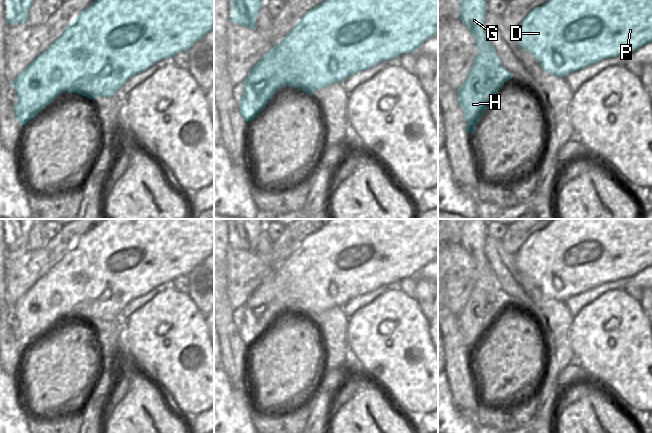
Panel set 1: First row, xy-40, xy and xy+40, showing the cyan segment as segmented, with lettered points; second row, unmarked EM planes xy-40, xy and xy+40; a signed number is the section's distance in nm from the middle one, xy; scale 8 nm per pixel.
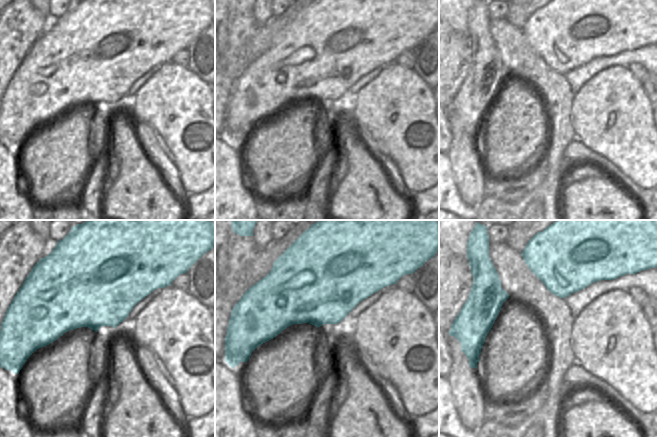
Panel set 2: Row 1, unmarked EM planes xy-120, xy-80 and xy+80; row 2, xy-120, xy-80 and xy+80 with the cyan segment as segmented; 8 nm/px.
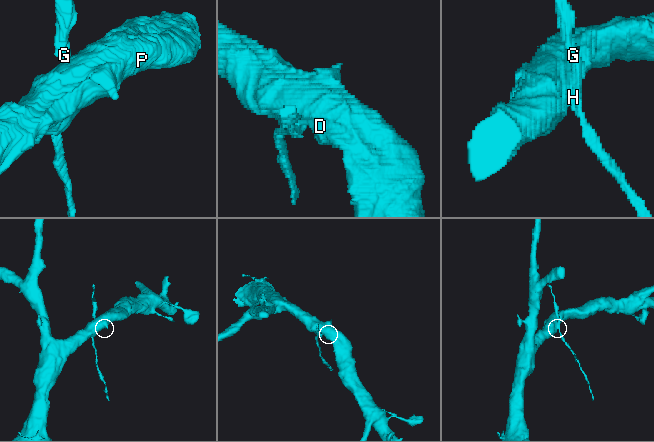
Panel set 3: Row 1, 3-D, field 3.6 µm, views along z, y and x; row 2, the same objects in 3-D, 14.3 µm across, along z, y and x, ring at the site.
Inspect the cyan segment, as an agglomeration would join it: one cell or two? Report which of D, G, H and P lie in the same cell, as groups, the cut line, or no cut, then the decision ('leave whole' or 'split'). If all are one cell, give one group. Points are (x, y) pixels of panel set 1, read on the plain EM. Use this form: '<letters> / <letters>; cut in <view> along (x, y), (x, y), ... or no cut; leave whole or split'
D P / G H; cut in xy along (273, 273), (272, 300), (266, 306), (251, 308), (245, 312); split

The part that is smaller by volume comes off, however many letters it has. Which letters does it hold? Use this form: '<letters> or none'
G, H

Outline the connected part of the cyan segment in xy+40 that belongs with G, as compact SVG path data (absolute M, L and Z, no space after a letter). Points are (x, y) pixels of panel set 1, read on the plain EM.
M462 219L460 228L460 244L474 260L478 270L478 278L468 298L468 302L458 314L458 326L466 342L466 356L473 358L475 351L483 337L492 325L499 312L512 298L501 288L500 282L484 254L484 240L486 238L486 222L482 219Z

